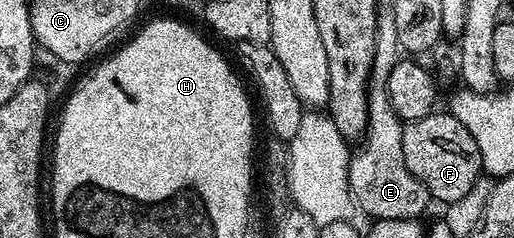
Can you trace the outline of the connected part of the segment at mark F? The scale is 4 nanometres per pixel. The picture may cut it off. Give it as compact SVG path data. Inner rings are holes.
M435 112L403 125L403 155L408 170L429 192L435 203L461 200L483 177L481 156L468 129L449 112Z

